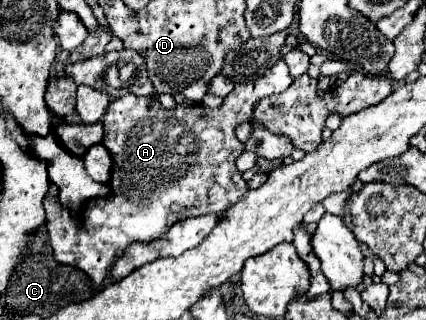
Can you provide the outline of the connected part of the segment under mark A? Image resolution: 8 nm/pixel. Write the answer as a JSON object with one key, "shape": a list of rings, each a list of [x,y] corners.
{"shape":[[[278,60],[276,66],[272,66],[264,76],[260,76],[254,82],[238,84],[226,98],[220,108],[206,108],[206,106],[176,106],[174,110],[166,110],[158,100],[142,98],[128,94],[124,98],[116,98],[110,102],[102,124],[108,128],[108,140],[104,146],[112,152],[114,158],[114,172],[110,180],[112,188],[112,200],[92,200],[88,208],[84,208],[84,228],[76,228],[72,224],[72,218],[68,216],[68,208],[62,208],[56,200],[56,188],[50,186],[44,208],[46,208],[46,228],[50,234],[50,244],[54,250],[54,258],[62,264],[72,264],[80,270],[84,270],[92,282],[94,288],[102,284],[102,280],[108,274],[108,268],[114,262],[116,250],[124,250],[128,244],[140,240],[152,240],[160,238],[172,222],[188,216],[198,214],[222,214],[226,208],[236,204],[240,196],[246,194],[248,186],[242,178],[242,174],[236,168],[236,158],[244,152],[244,144],[236,138],[234,128],[238,122],[248,122],[252,116],[254,102],[260,98],[280,94],[290,86],[292,78],[288,72],[288,66],[284,60]]]}

